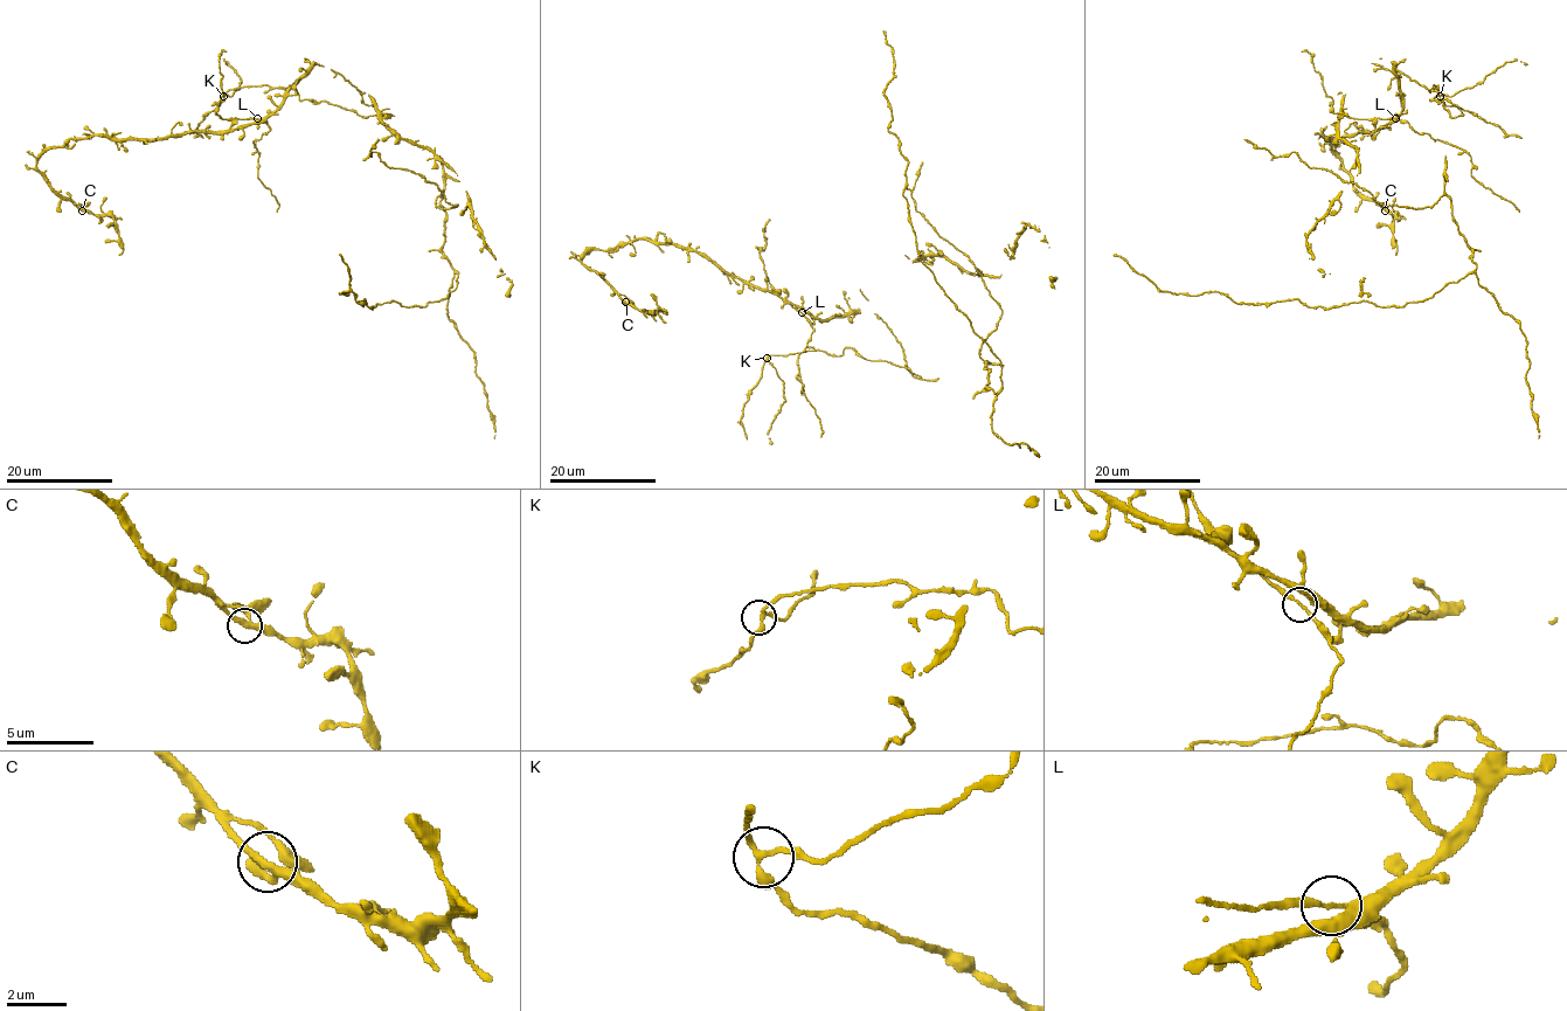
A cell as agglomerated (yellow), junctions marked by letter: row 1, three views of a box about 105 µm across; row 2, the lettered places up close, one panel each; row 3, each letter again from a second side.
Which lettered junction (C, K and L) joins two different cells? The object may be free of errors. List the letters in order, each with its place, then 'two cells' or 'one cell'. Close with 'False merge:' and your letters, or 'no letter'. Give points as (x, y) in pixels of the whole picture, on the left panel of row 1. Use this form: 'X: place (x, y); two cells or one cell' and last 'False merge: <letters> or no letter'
C: place (82, 210); one cell
K: place (223, 96); one cell
L: place (257, 118); one cell
False merge: no letter

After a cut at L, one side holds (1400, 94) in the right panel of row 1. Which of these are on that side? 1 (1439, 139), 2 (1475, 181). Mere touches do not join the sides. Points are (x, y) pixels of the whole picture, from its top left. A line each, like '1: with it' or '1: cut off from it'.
1: cut off from it
2: cut off from it

